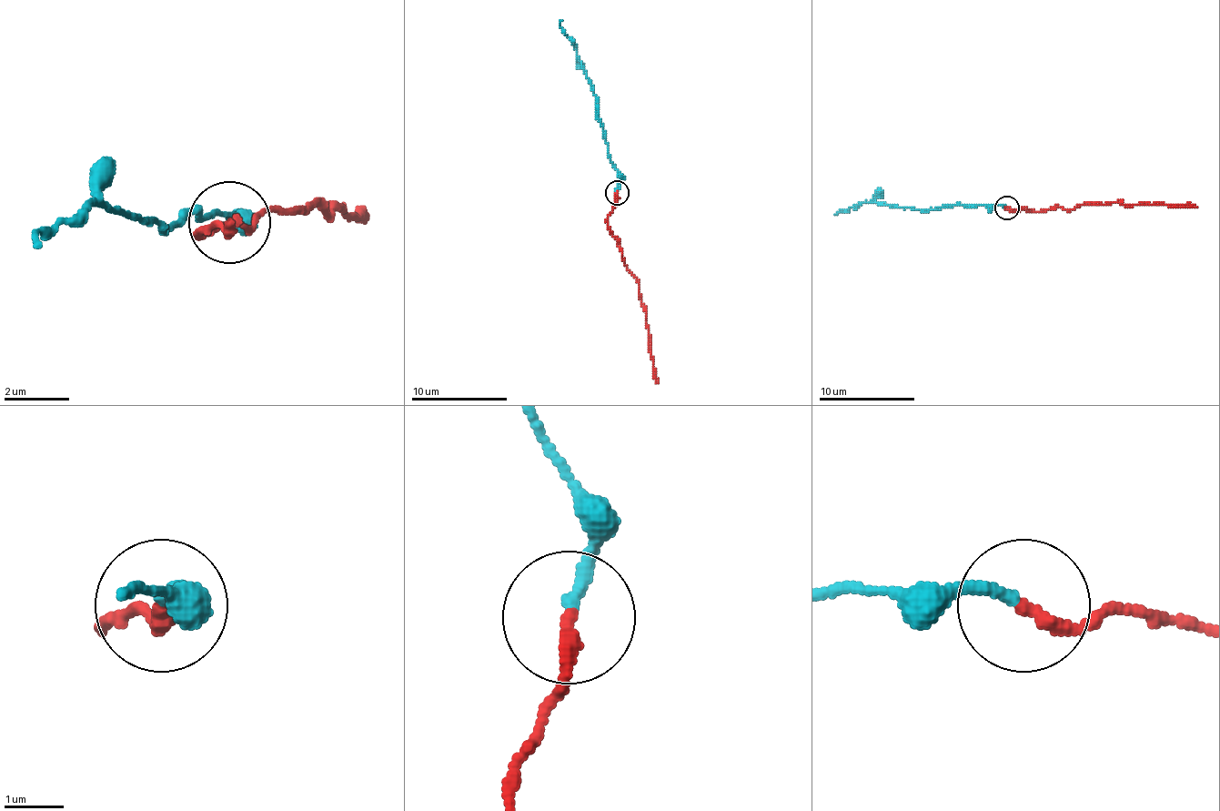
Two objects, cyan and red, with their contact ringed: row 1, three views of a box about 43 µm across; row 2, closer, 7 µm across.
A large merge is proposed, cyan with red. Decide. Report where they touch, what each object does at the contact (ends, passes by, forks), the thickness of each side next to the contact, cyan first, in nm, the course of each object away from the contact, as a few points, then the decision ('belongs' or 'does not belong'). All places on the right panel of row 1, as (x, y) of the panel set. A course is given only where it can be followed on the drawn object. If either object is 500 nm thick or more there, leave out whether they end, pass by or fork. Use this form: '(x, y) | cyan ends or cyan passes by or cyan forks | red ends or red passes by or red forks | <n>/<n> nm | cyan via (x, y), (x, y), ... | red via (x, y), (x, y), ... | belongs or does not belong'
(1007, 207) | cyan ends | red ends | 200/260 nm | cyan via (1005, 207), (969, 205), (912, 209), (859, 202), (834, 214) | red via (1007, 207), (1043, 212), (1055, 207), (1074, 209), (1084, 205), (1193, 205), (1197, 207) | does not belong

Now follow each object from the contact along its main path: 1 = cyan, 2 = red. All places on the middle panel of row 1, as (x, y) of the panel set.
1: (617, 191), (620, 171), (608, 155), (598, 97), (577, 54), (577, 45), (559, 25), (562, 20)
2: (617, 193), (608, 229), (617, 241), (627, 270), (639, 285), (653, 379), (658, 383)

